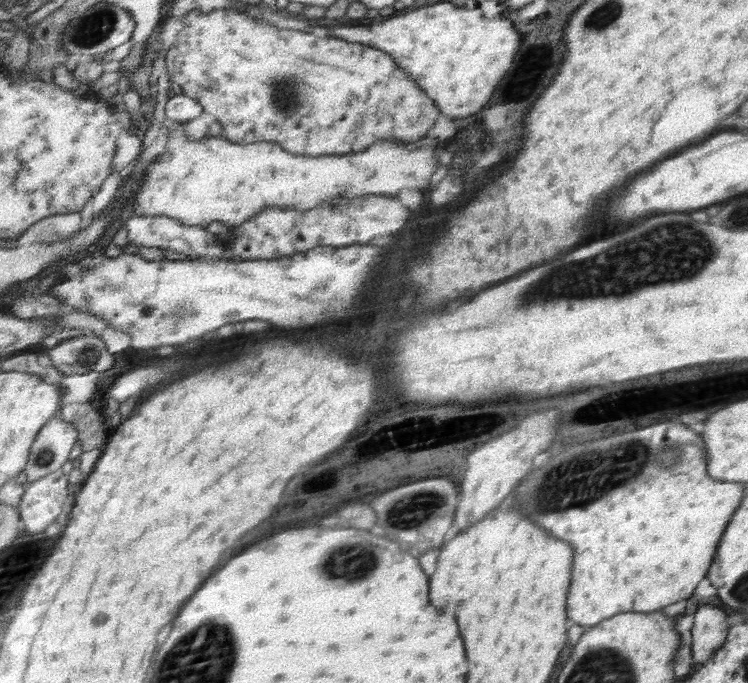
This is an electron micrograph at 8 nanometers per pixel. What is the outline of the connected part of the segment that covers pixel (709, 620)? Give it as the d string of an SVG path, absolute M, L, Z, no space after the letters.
M700 605L694 613L692 658L696 665L706 663L724 643L729 626L726 612L714 605Z

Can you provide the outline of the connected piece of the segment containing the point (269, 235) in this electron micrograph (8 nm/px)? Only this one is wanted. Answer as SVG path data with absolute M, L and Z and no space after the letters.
M364 195L346 201L325 202L310 210L267 206L248 223L234 226L237 238L228 243L233 256L243 260L272 260L316 247L366 245L380 234L392 234L406 224L406 208L396 197Z

